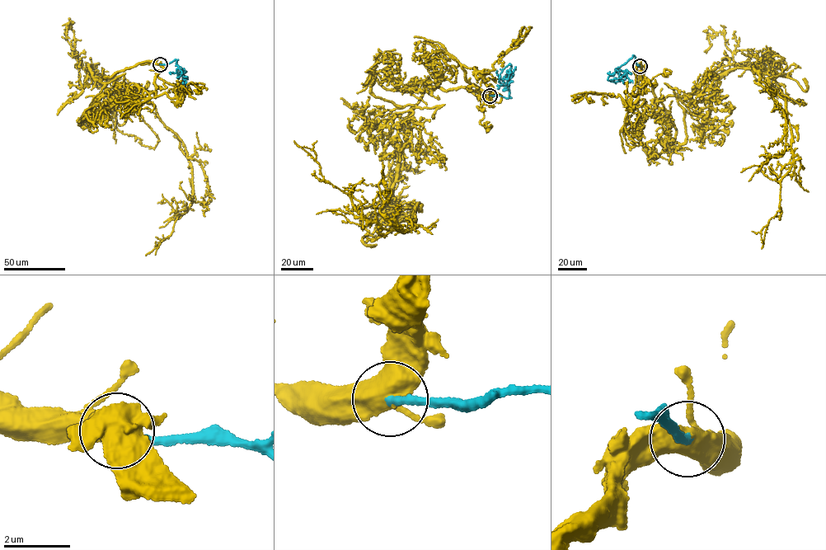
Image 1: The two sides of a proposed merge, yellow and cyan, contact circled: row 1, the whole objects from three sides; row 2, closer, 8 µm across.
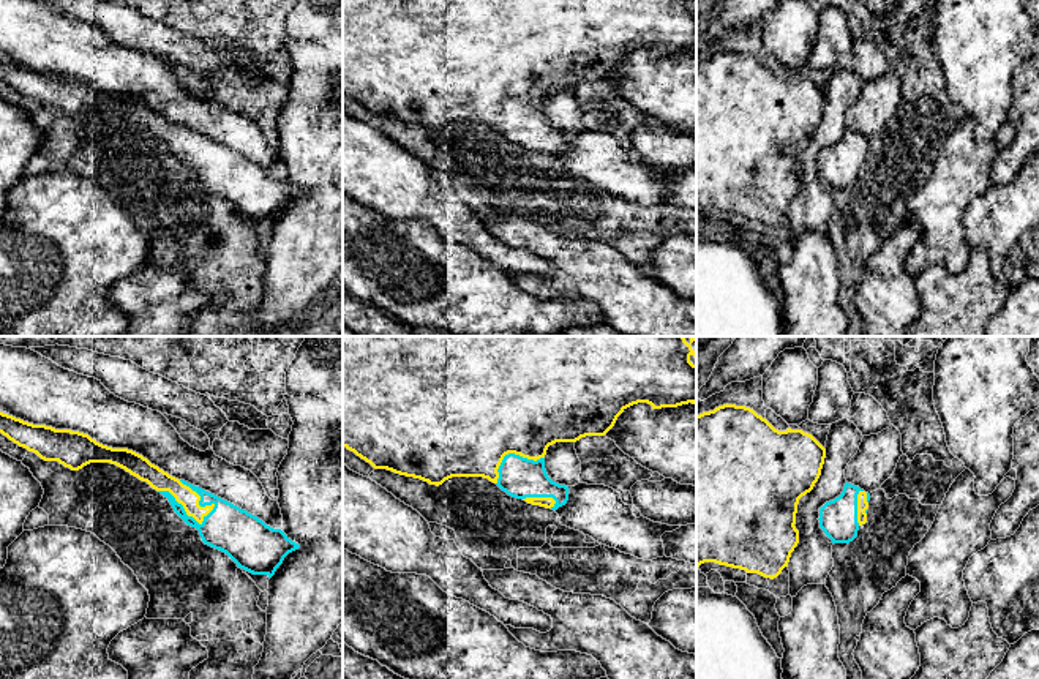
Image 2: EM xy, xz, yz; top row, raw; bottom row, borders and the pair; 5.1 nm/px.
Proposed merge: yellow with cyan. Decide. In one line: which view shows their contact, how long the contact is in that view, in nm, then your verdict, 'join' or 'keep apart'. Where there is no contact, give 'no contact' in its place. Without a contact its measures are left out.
meets yellow in xy; contact 300 nm long; join

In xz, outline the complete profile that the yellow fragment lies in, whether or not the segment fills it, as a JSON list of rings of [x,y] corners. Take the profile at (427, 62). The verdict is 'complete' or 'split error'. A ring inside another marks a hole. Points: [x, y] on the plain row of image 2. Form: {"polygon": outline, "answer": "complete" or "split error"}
{"polygon": [[[343,0],[343,93],[354,98],[357,103],[369,109],[374,115],[387,115],[399,122],[420,125],[429,131],[442,131],[452,123],[483,123],[496,129],[508,142],[523,145],[527,150],[557,156],[568,147],[568,133],[553,128],[545,115],[545,101],[550,92],[556,88],[576,88],[586,82],[605,82],[616,69],[617,63],[630,52],[647,49],[652,55],[677,54],[682,51],[696,49],[696,9],[690,3],[696,0]]], "answer": "split error"}

